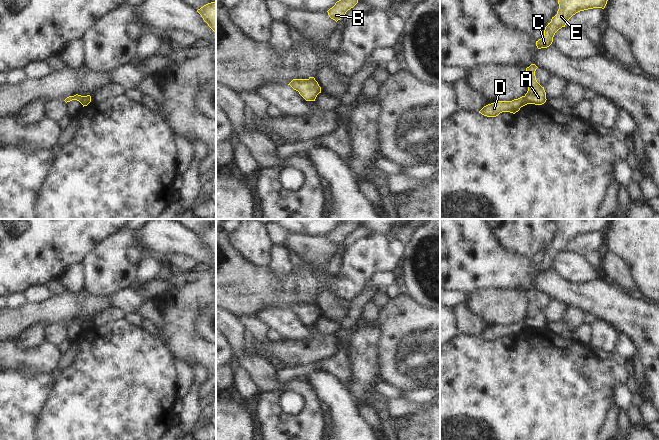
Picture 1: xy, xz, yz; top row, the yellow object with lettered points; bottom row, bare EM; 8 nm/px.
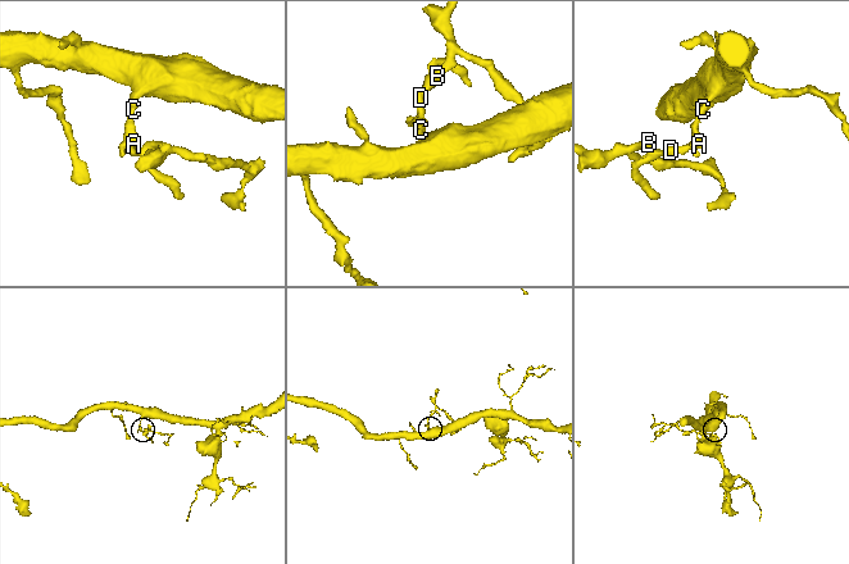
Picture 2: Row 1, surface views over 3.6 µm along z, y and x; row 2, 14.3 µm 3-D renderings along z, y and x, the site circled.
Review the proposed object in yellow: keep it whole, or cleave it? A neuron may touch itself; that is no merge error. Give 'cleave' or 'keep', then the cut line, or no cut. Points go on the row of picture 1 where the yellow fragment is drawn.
cleave | yz (524, 96), (528, 103)

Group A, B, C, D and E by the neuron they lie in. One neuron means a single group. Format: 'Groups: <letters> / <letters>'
Groups: A C E / B D.

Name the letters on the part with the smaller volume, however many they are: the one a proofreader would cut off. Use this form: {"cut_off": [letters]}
{"cut_off": ["B", "D"]}

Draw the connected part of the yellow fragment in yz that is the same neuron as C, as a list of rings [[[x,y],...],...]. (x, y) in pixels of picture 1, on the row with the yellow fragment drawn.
[[[558,0],[559,9],[545,27],[544,36],[536,41],[538,49],[547,48],[553,42],[555,33],[565,27],[567,21],[576,13],[593,8],[604,9],[608,0]]]

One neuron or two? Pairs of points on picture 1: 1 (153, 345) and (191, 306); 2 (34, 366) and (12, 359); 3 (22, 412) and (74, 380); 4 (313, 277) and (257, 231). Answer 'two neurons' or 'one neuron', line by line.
1: two neurons
2: one neuron
3: two neurons
4: two neurons

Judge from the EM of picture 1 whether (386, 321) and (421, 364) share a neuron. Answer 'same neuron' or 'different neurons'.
same neuron

